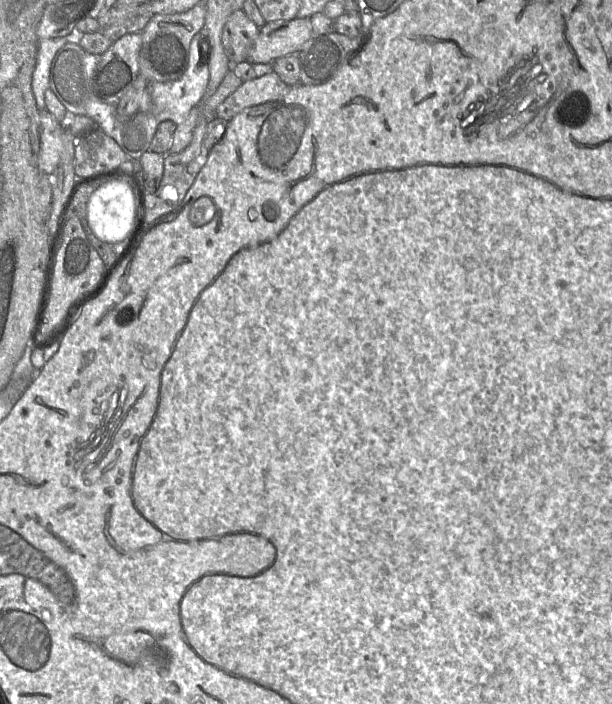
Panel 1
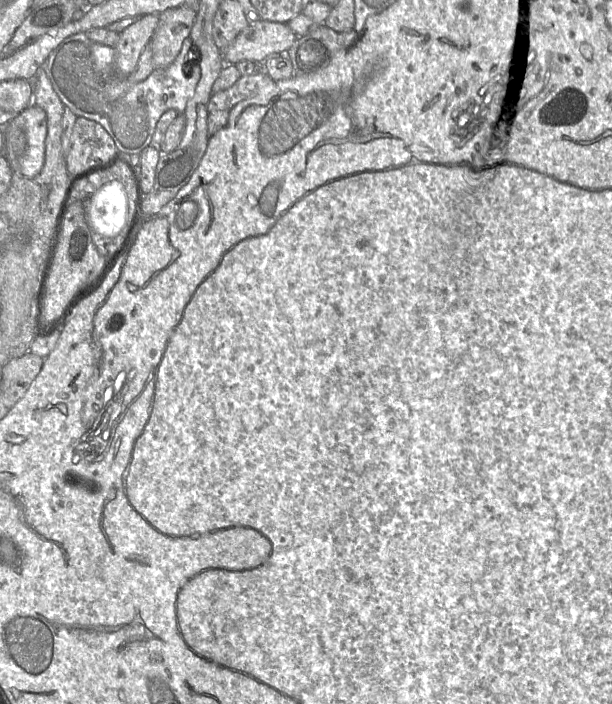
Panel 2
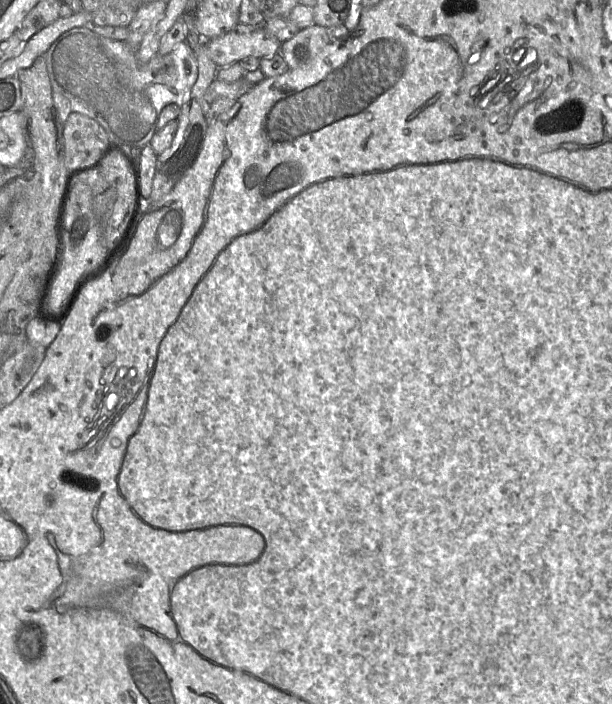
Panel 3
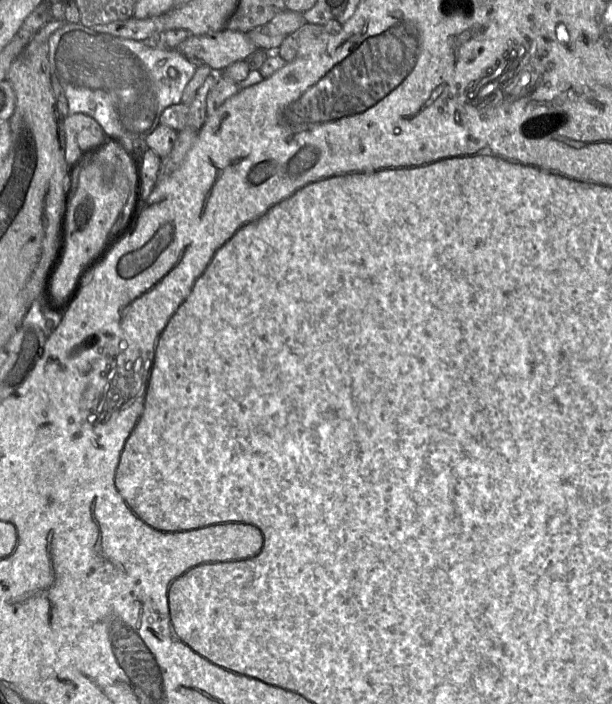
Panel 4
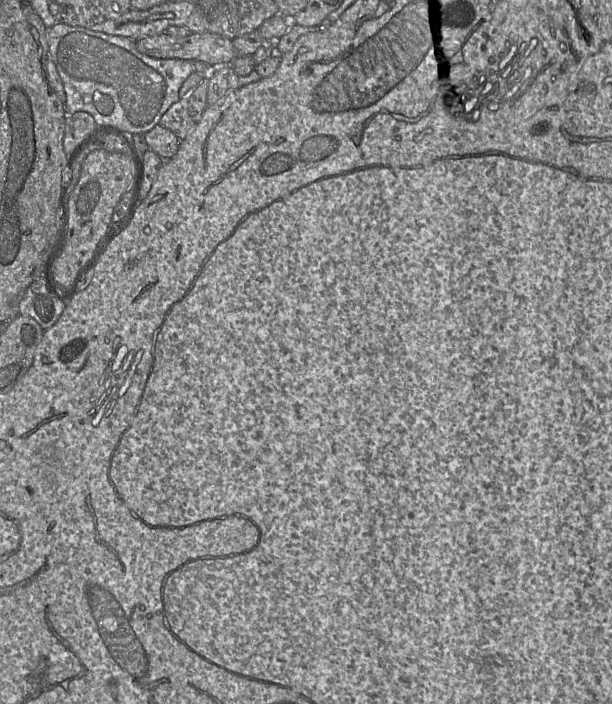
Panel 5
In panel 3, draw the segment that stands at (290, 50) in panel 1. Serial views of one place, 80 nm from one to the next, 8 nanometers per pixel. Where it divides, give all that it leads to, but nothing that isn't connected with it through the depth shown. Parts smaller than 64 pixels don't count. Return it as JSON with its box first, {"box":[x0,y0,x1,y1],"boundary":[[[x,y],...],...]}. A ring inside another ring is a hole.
{"box":[205,23,281,67],"boundary":[[[239,23],[231,31],[205,40],[209,57],[220,67],[240,62],[247,57],[259,59],[279,53],[281,42],[266,31],[263,25]]]}

